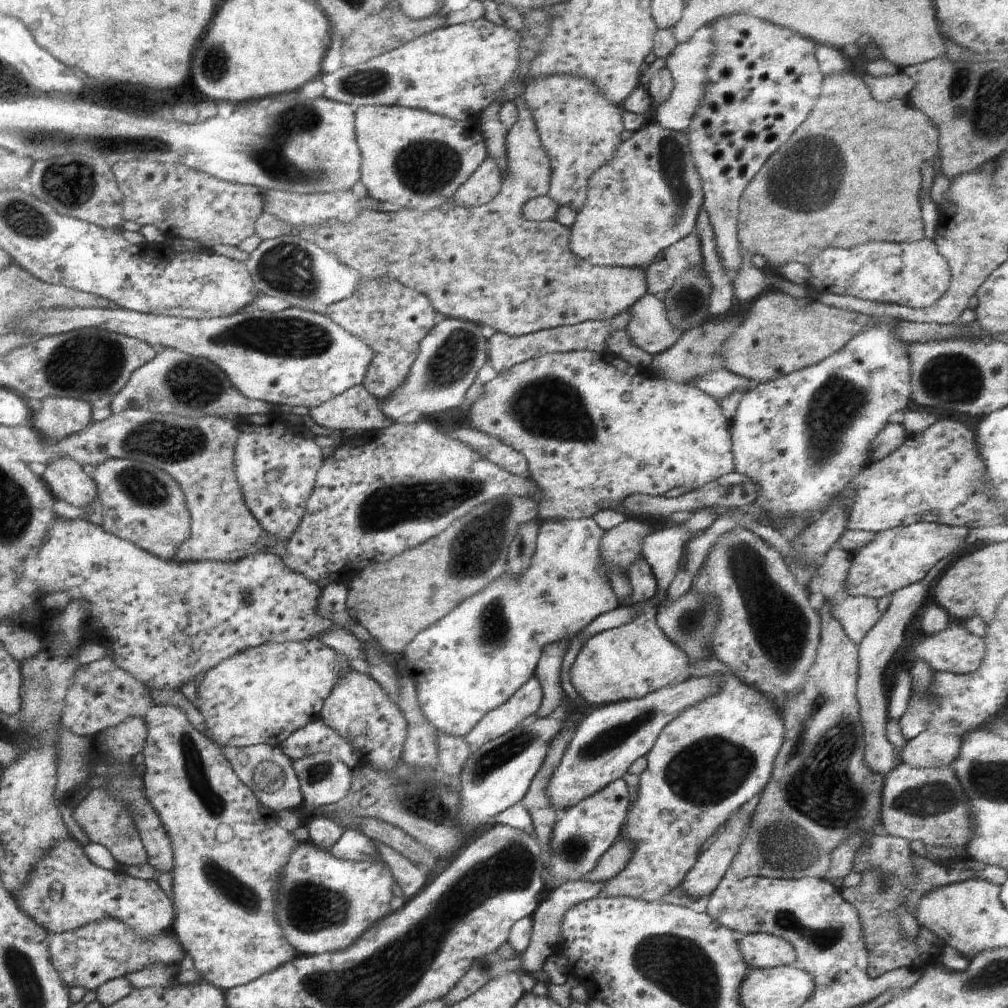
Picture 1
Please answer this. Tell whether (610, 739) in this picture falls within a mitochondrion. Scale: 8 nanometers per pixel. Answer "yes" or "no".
yes

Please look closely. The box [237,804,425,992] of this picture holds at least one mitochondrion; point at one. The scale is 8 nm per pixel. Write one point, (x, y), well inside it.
(310, 908)

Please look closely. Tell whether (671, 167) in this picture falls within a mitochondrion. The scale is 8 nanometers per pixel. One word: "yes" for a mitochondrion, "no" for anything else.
yes

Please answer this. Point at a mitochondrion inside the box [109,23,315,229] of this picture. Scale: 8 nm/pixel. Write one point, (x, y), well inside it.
(213, 66)

